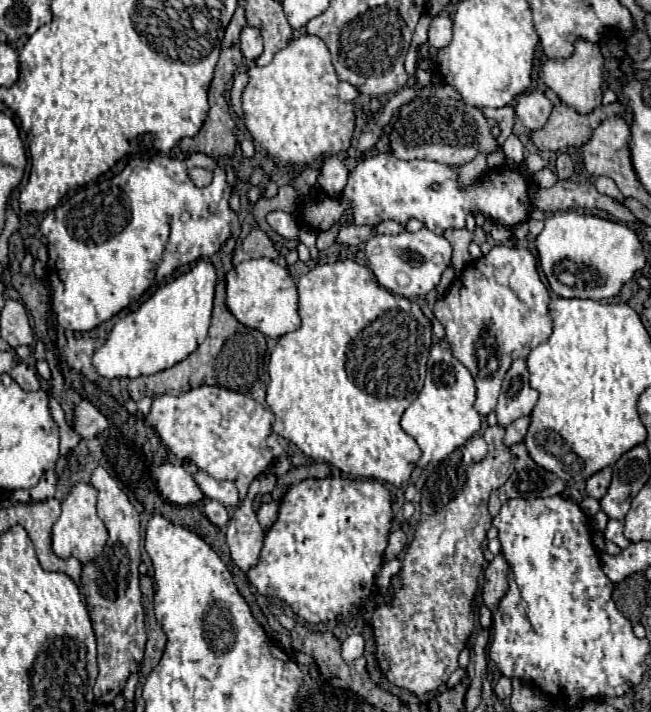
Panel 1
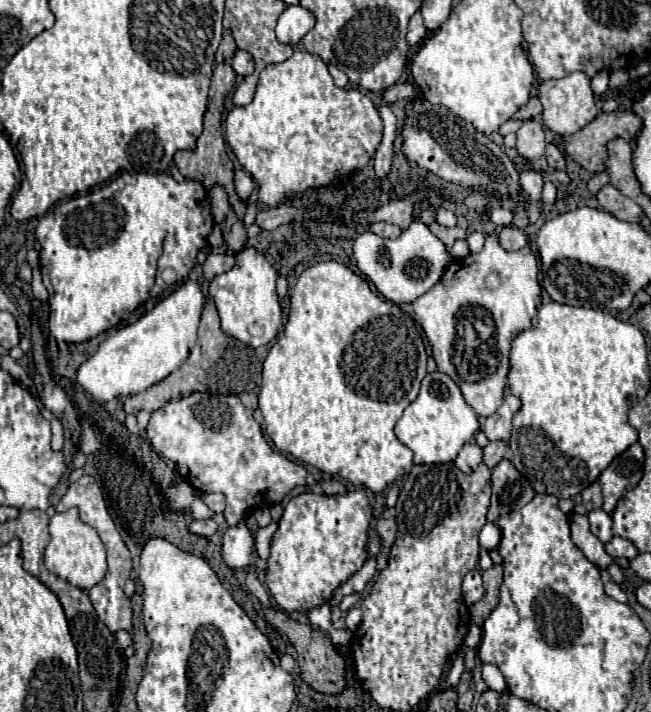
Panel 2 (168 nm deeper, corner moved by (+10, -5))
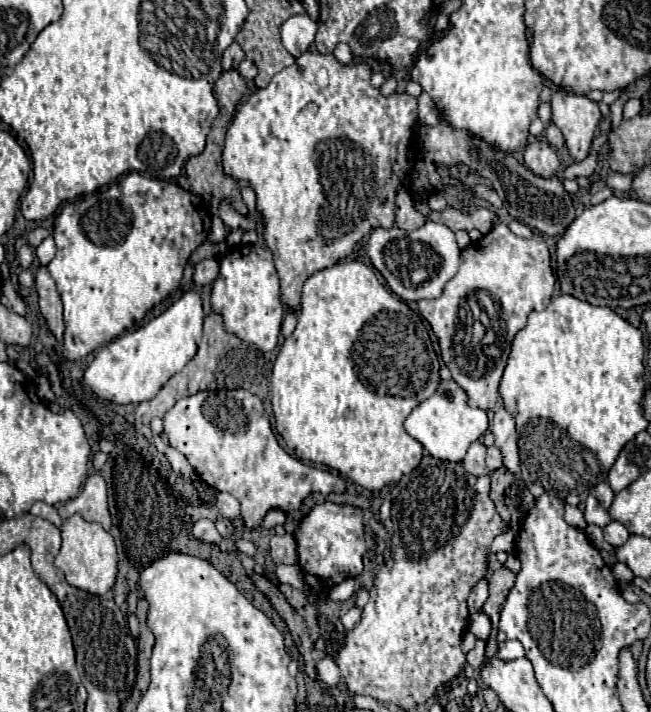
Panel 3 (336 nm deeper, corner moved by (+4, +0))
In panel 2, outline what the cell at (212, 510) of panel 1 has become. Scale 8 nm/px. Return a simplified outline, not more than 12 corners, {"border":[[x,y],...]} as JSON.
{"border":[[194,519],[190,531],[212,537],[218,531],[214,519]]}

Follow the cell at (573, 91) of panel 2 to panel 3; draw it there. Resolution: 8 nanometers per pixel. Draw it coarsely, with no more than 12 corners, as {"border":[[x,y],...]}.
{"border":[[566,88],[552,96],[552,122],[582,162],[600,122],[598,104]]}

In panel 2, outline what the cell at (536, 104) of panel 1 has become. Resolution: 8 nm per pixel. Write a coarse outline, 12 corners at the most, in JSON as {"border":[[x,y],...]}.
{"border":[[526,119],[516,133],[516,151],[530,161],[544,155],[542,123]]}

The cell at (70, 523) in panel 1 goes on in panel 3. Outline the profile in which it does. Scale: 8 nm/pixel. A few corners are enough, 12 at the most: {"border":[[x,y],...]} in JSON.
{"border":[[64,520],[54,566],[70,586],[104,596],[118,578],[114,538]]}

